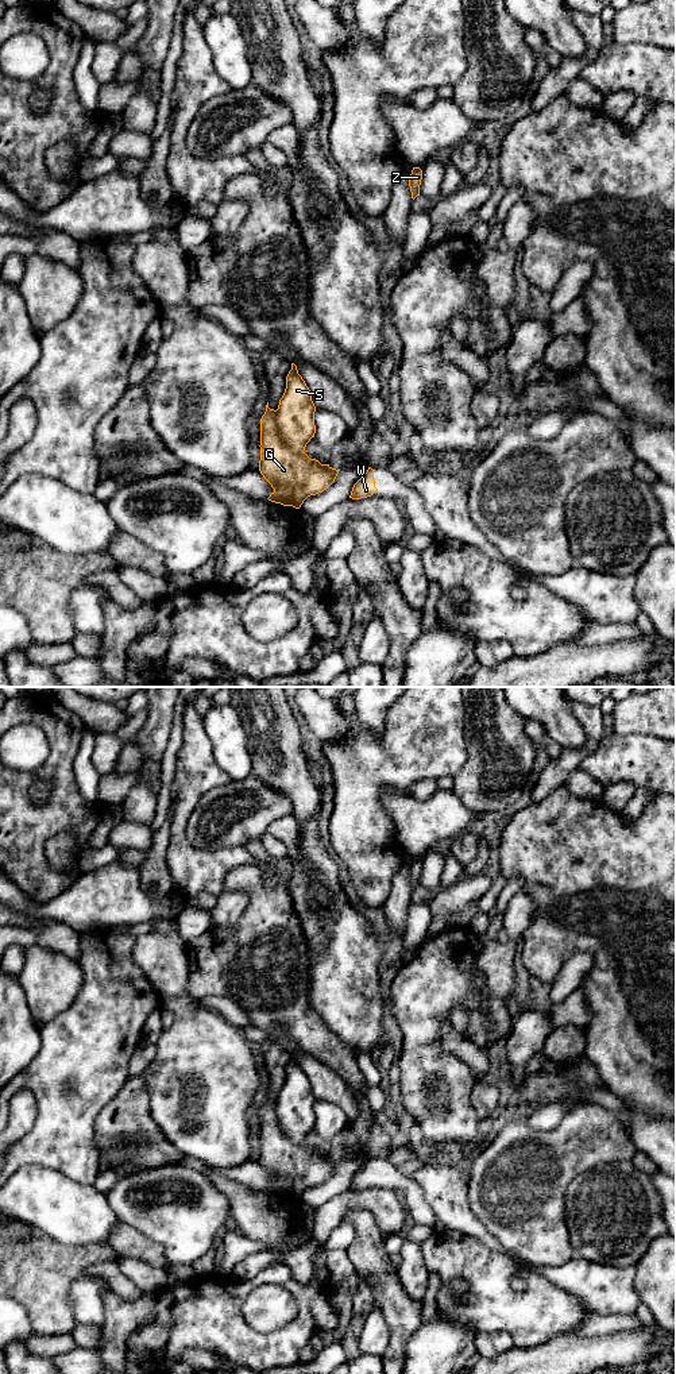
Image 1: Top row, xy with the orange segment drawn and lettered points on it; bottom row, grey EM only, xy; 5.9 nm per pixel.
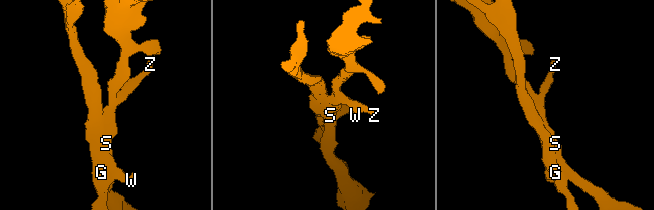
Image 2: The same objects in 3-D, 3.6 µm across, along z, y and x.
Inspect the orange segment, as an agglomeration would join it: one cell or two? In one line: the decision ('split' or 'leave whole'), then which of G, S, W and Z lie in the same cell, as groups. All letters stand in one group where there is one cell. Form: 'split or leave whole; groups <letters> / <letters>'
split; groups G W / S Z

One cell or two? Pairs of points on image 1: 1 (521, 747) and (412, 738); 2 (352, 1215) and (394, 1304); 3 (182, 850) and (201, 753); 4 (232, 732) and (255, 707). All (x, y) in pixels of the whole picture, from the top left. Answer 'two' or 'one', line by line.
1: two
2: one
3: one
4: two

